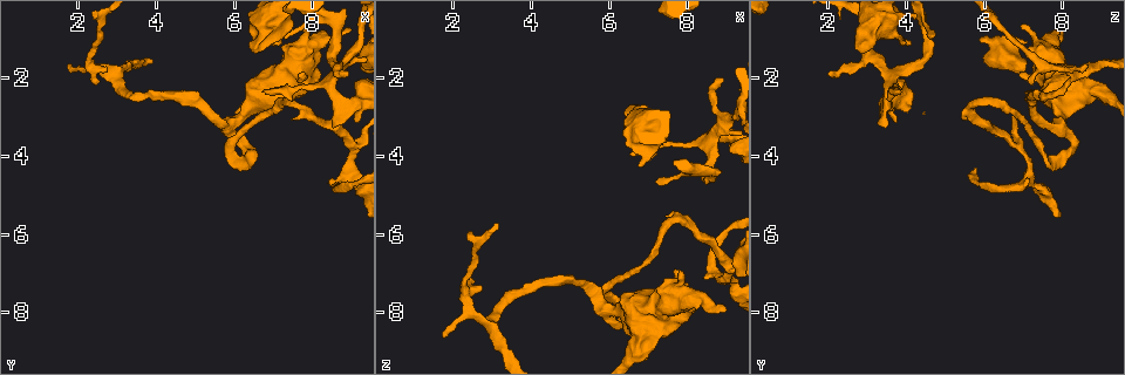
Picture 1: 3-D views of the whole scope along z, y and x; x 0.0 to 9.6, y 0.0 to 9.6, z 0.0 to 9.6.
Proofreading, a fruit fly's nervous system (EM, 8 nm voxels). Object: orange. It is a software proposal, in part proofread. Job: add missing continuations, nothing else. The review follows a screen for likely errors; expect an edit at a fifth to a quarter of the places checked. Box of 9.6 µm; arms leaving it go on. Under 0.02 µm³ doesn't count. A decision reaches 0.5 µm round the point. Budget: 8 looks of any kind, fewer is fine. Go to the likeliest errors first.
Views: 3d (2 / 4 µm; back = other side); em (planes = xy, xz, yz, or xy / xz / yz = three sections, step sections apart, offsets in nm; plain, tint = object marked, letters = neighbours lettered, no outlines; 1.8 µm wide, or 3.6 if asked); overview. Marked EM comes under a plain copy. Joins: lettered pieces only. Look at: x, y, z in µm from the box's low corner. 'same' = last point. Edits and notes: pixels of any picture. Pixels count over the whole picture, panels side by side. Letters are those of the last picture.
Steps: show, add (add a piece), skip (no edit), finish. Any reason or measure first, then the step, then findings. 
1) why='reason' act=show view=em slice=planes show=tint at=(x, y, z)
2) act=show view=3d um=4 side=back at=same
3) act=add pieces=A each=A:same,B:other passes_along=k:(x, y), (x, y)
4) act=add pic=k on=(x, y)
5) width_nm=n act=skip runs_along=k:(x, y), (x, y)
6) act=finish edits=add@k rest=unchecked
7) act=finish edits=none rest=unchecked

why='an open end' act=show view=em slice=planes show=letters at=(6.70, 2.40, 3.85)

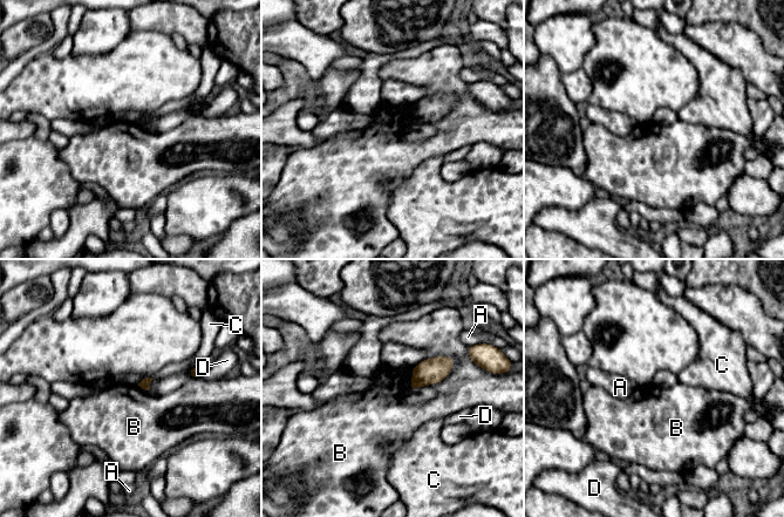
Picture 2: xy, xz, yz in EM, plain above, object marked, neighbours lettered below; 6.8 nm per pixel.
act=skip each=A:other,B:other,C:other,D:other border=2:(451, 356), (451, 371), (429, 385) found='none of them fits'

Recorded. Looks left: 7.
act=show view=em slice=planes show=letters at=(6.75, 2.30, 8.90)

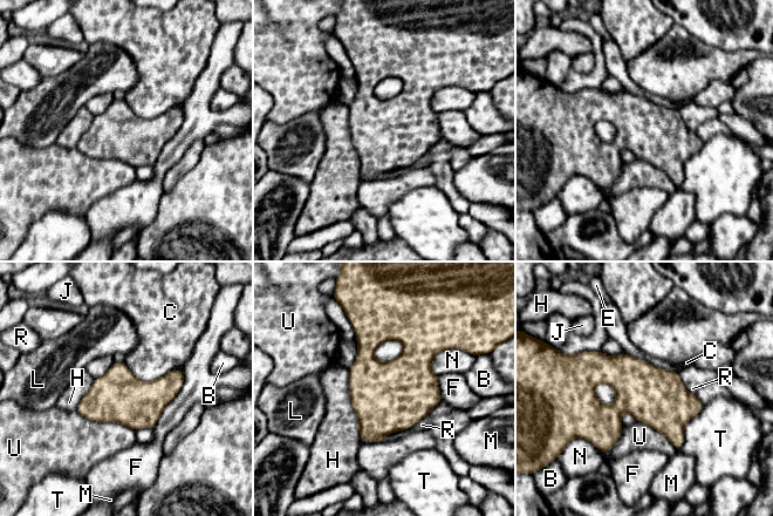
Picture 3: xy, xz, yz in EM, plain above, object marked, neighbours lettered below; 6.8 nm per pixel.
act=skip each=B:other,C:other,E:other,F:other,H:other,J:other,L:other,M:other,N:other,R:other,T:other,U:other border=3:(123, 361), (142, 380), (180, 367) found='no lettered piece goes on from it'

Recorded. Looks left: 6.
why='stops while still wide' act=show view=3d um=2 side=back at=(7.80, 1.90, 7.00)

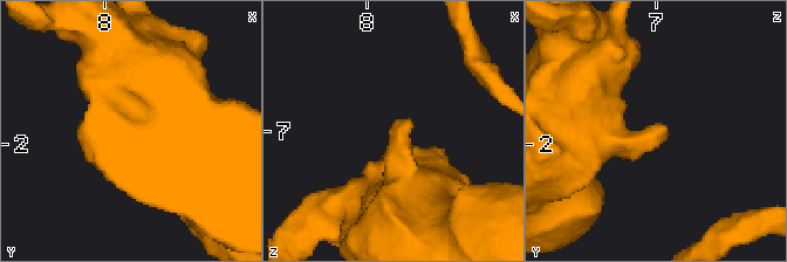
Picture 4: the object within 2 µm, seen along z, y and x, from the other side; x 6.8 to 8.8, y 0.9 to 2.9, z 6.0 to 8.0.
why='need the tissue' act=show view=em slice=planes show=letters at=(7.74, 1.86, 6.92)

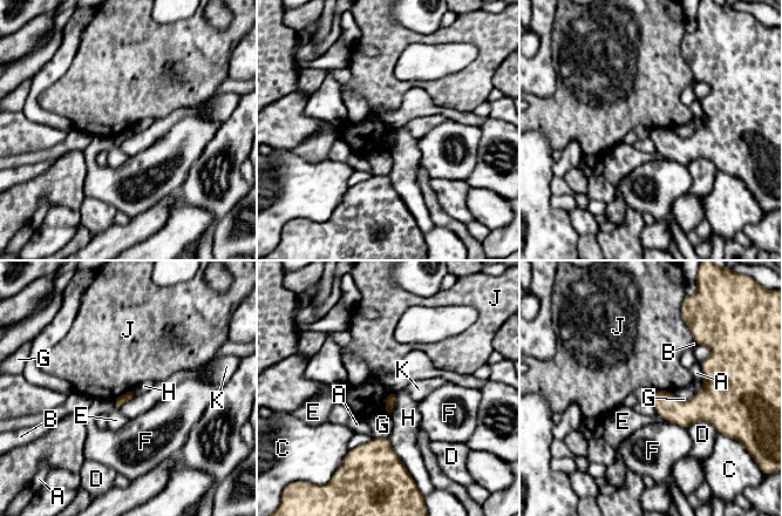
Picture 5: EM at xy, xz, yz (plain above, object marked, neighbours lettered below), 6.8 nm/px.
act=skip each=A:other,B:other,C:other,D:other,E:other,F:other,G:other,H:other,J:other,K:other border=5:(681, 317), (694, 343) found='no lettered piece goes on from it'

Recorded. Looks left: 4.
act=finish edits=none rest=unchecked

